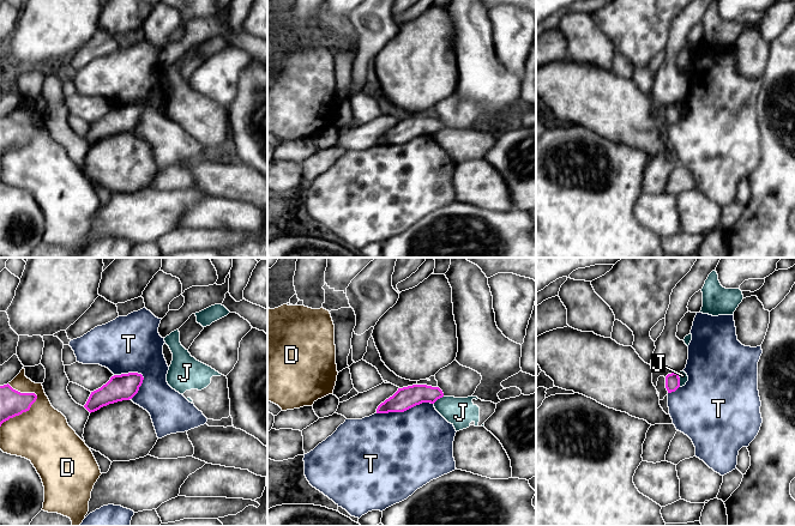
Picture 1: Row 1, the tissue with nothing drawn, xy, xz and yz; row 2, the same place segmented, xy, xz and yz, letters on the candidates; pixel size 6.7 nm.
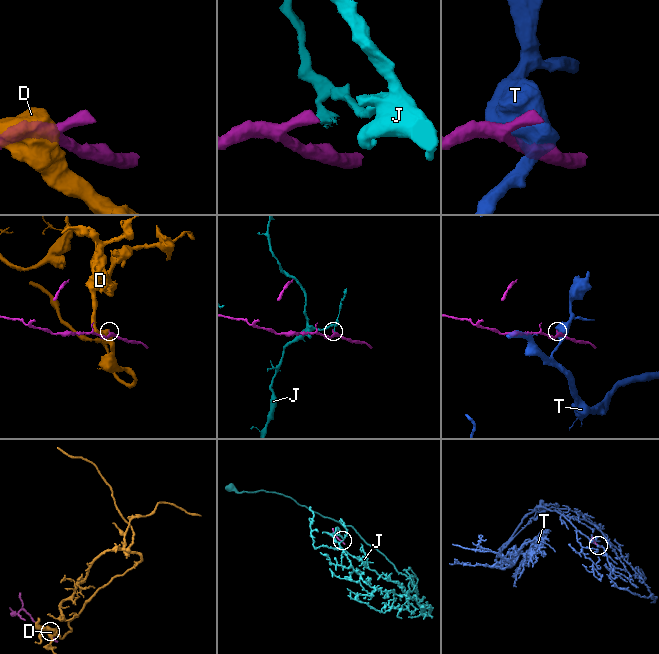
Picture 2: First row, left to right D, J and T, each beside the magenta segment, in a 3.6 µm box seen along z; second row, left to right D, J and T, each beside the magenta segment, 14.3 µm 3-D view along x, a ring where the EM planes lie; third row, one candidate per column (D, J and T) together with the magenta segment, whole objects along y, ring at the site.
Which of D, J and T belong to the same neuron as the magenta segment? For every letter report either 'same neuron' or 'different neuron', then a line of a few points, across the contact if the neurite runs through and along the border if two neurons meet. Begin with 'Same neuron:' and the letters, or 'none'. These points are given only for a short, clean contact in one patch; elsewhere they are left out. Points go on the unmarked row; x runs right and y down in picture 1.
Same neuron: none
D: different neuron
J: different neuron; line yz (678, 104), (680, 118)
T: different neuron

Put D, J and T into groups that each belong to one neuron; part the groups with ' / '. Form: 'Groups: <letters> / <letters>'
Groups: D / J / T

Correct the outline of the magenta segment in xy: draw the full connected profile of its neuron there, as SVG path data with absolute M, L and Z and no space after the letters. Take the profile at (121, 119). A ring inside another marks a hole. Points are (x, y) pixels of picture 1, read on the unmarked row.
M138 104L114 107L101 120L91 123L84 139L91 145L109 135L130 132L138 125L143 111Z

